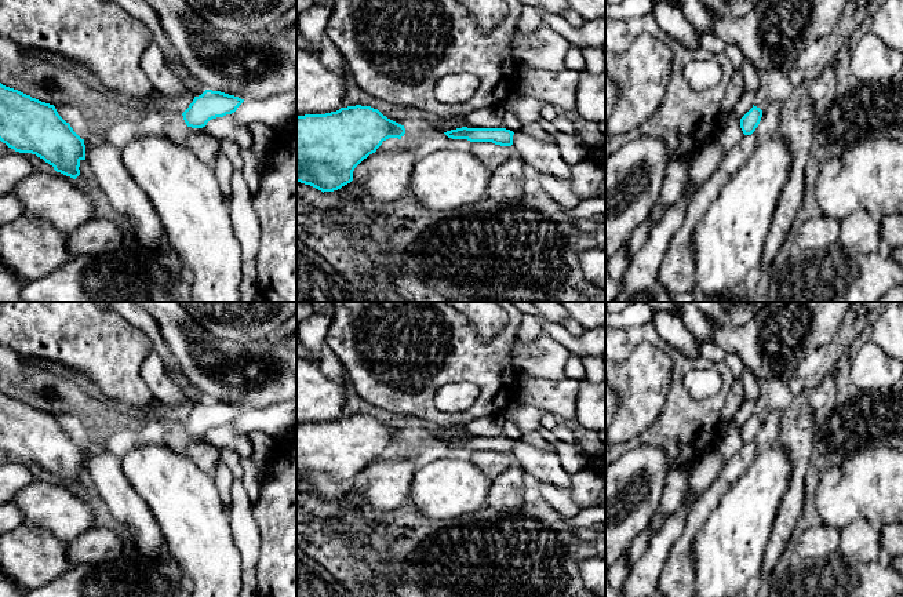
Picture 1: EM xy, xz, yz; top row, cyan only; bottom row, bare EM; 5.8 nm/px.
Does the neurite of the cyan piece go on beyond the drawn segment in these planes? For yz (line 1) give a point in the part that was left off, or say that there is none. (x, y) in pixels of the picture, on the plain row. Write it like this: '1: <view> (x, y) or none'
1: none

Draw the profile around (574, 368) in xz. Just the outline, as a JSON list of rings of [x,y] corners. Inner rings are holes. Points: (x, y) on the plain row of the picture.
[[[571,353],[565,364],[565,376],[578,381],[585,378],[585,367],[579,356]]]

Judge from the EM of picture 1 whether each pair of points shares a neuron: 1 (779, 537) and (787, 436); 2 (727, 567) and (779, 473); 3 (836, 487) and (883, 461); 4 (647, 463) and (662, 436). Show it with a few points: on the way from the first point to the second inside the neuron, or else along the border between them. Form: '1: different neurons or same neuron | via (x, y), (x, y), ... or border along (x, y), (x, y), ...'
1: same neuron | via (789, 512), (796, 490), (798, 461)
2: same neuron | via (731, 543), (756, 497)
3: same neuron | via (847, 487), (856, 487), (871, 472)
4: different neurons | border along (625, 451), (658, 446), (670, 470)

